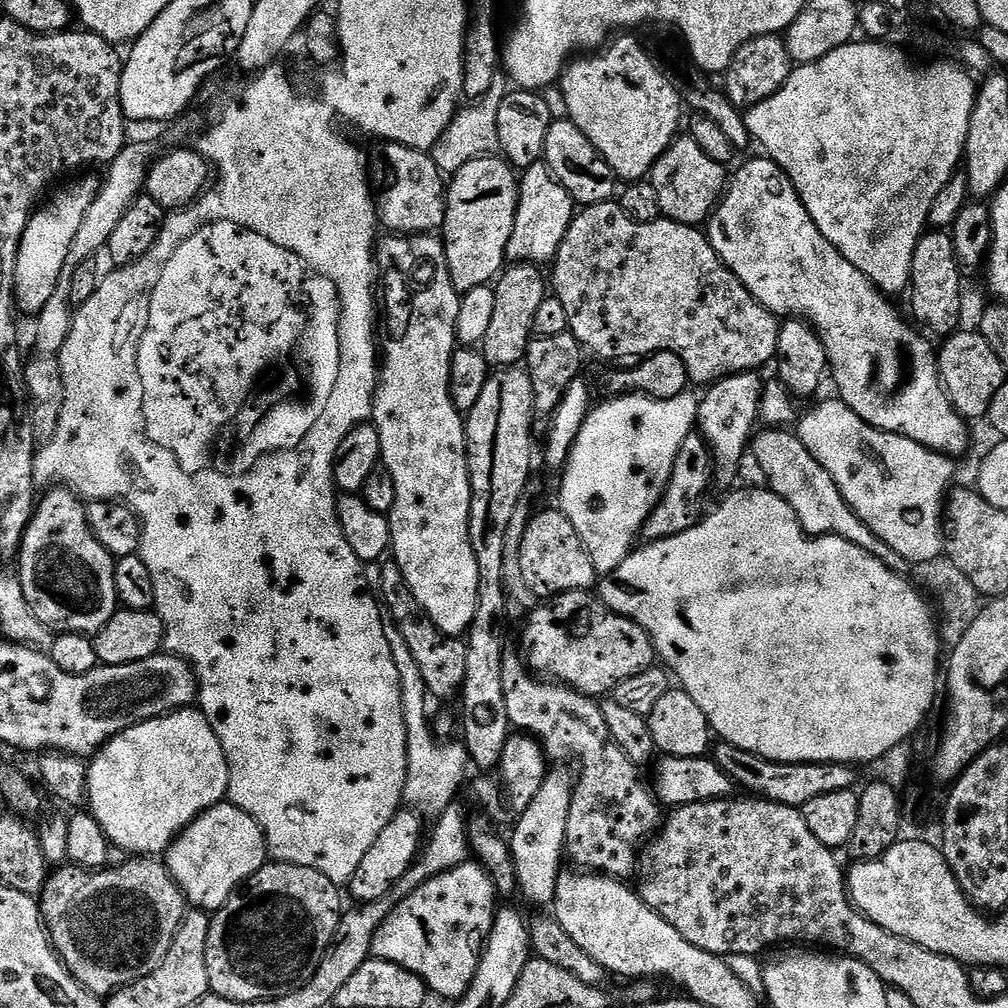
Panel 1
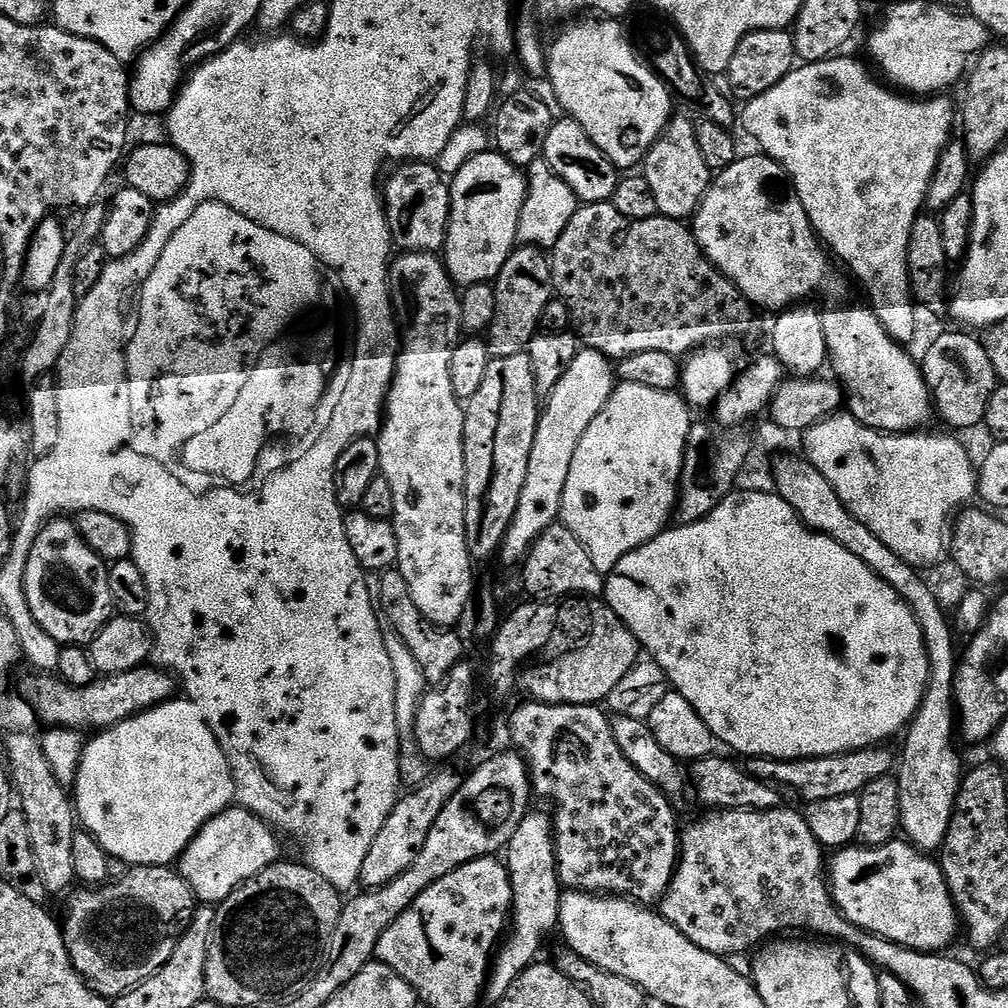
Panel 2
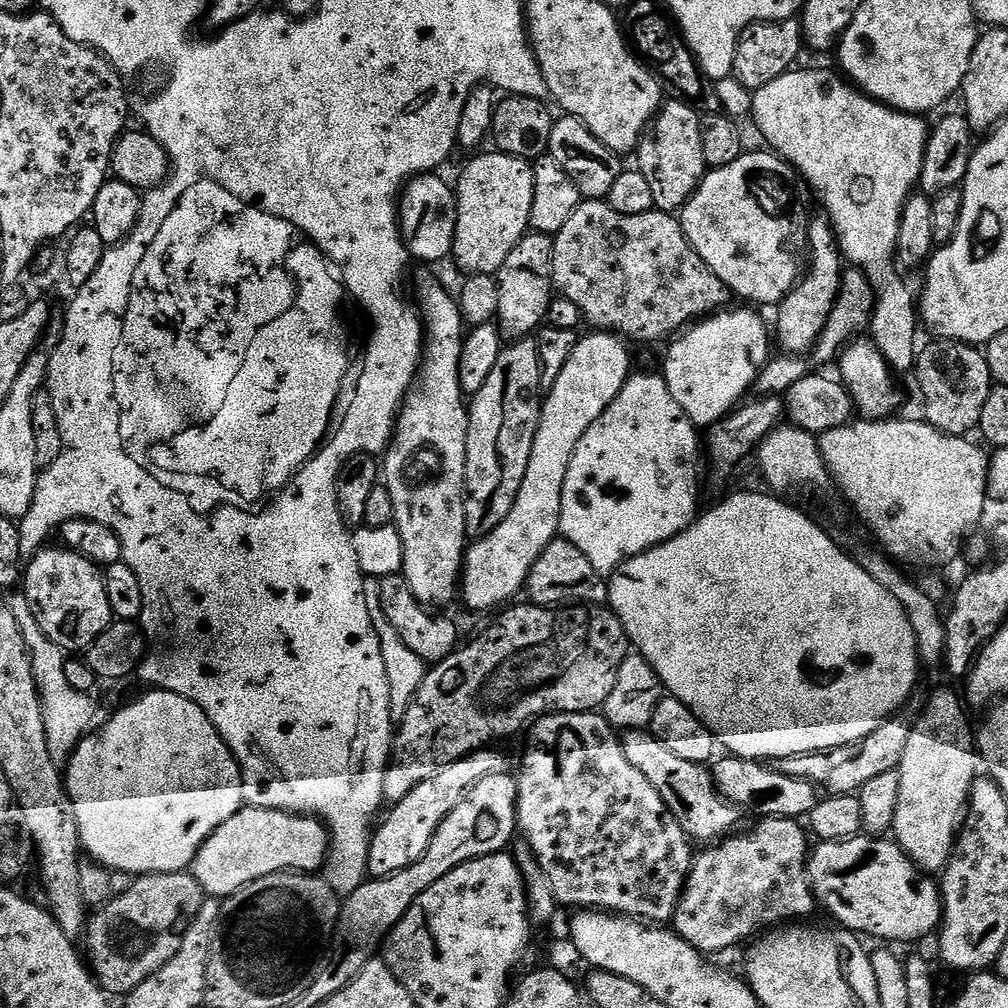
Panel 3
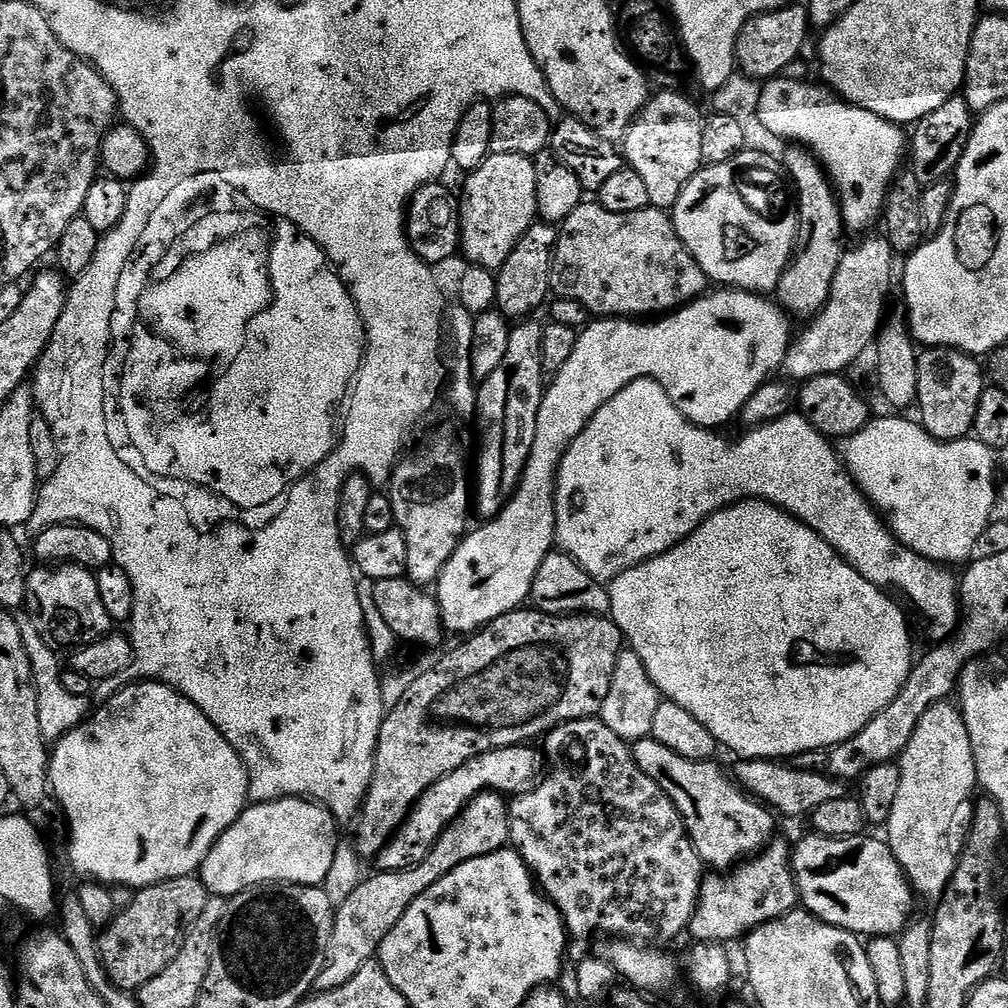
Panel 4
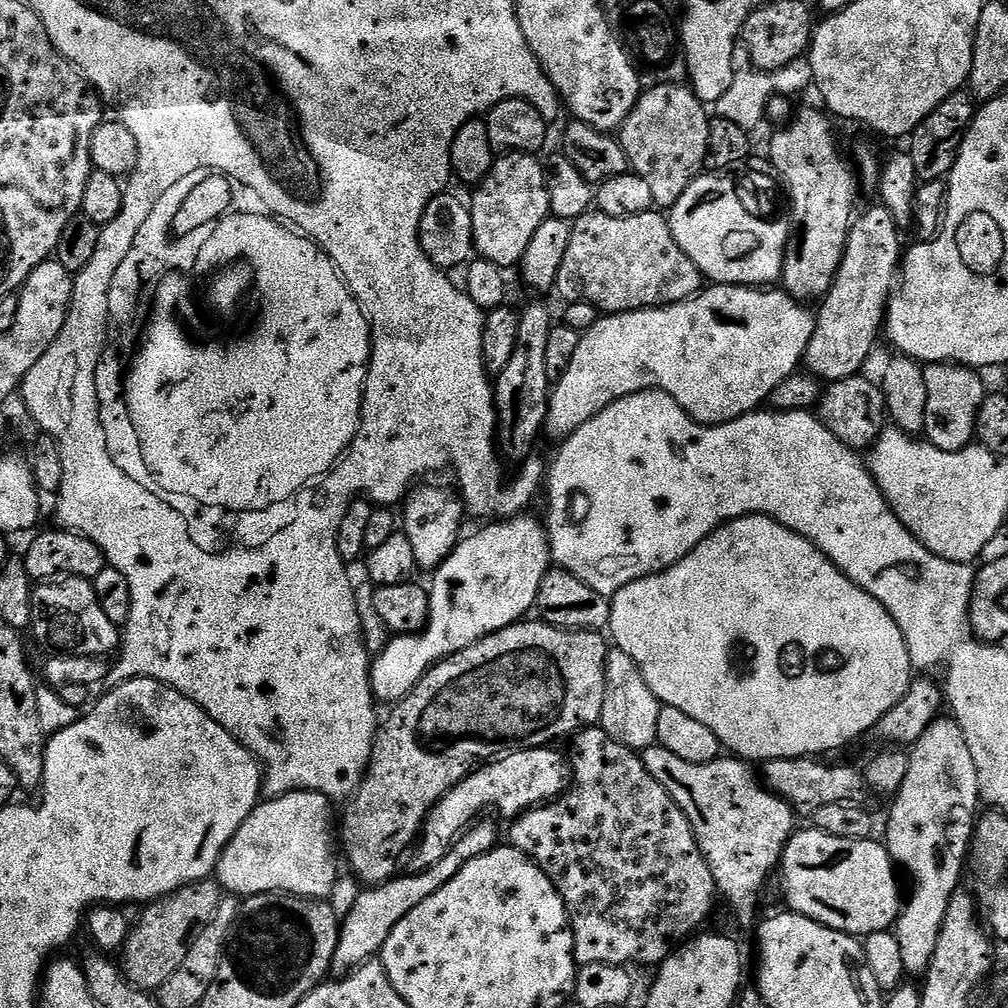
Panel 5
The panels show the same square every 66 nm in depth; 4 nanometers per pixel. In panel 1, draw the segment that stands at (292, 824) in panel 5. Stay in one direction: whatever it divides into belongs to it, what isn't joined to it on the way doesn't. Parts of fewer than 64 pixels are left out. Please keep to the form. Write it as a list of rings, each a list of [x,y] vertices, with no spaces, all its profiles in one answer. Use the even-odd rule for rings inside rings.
[[[227,802],[207,808],[177,836],[166,853],[168,872],[183,890],[185,901],[193,909],[209,914],[219,910],[268,859],[268,843],[258,822]]]

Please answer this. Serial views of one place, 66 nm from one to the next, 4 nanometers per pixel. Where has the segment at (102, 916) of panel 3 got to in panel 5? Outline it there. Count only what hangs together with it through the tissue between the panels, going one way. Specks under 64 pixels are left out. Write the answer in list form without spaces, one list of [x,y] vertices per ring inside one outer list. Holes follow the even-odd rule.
[[[215,879],[201,880],[199,884],[185,884],[177,892],[161,896],[143,909],[144,917],[140,924],[131,925],[124,947],[118,956],[120,970],[129,984],[139,992],[155,993],[182,966],[182,958],[186,958],[188,945],[193,935],[218,914],[218,906],[222,899],[222,889]]]

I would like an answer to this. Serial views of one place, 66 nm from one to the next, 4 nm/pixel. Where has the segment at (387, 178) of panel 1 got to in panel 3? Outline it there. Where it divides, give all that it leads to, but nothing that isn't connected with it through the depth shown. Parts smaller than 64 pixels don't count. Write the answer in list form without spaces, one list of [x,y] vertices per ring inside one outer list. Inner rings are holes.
[[[440,174],[414,176],[404,185],[398,201],[398,219],[400,237],[408,248],[413,261],[421,260],[421,265],[432,266],[439,260],[448,260],[454,246],[454,234],[458,214],[456,213],[456,194],[451,183],[440,177]]]

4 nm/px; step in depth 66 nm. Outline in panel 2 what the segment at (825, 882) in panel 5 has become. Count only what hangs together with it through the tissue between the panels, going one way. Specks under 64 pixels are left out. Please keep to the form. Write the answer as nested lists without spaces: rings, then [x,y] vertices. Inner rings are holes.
[[[897,838],[890,841],[889,844],[883,844],[877,848],[865,848],[863,846],[849,846],[839,849],[835,853],[836,856],[831,857],[830,860],[830,887],[832,890],[832,899],[836,901],[836,904],[840,907],[840,912],[849,920],[851,924],[854,924],[861,928],[864,932],[873,932],[876,936],[886,938],[890,942],[895,944],[901,944],[904,948],[912,948],[915,952],[929,953],[937,950],[944,950],[948,943],[955,938],[956,935],[961,935],[962,921],[960,919],[960,913],[956,910],[956,903],[952,900],[952,895],[948,889],[948,883],[944,877],[944,871],[940,869],[939,863],[931,855],[925,854],[921,849],[917,848],[915,844],[911,842],[905,842],[903,839]]]

